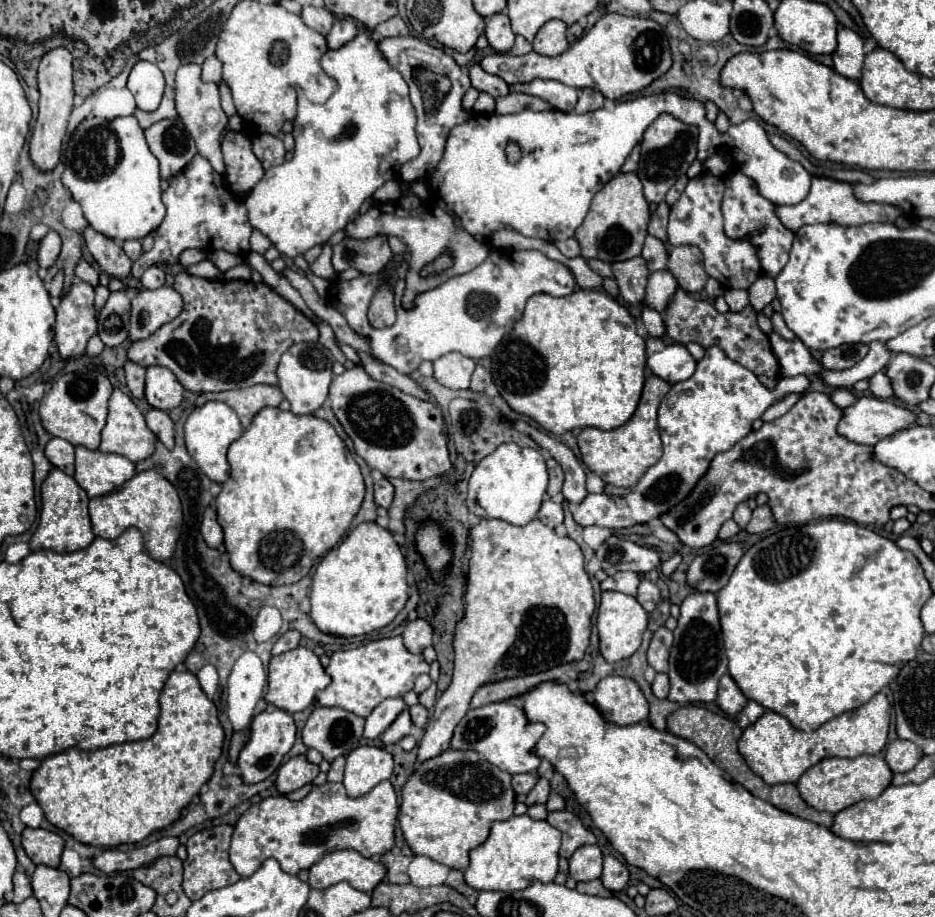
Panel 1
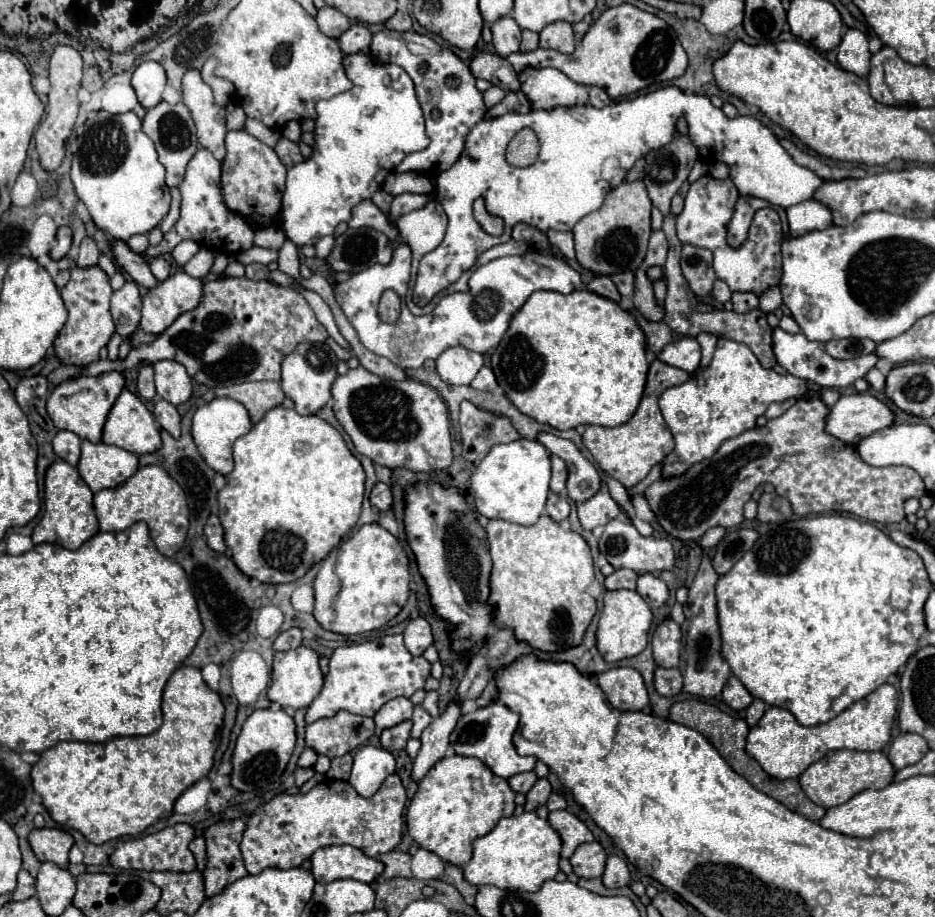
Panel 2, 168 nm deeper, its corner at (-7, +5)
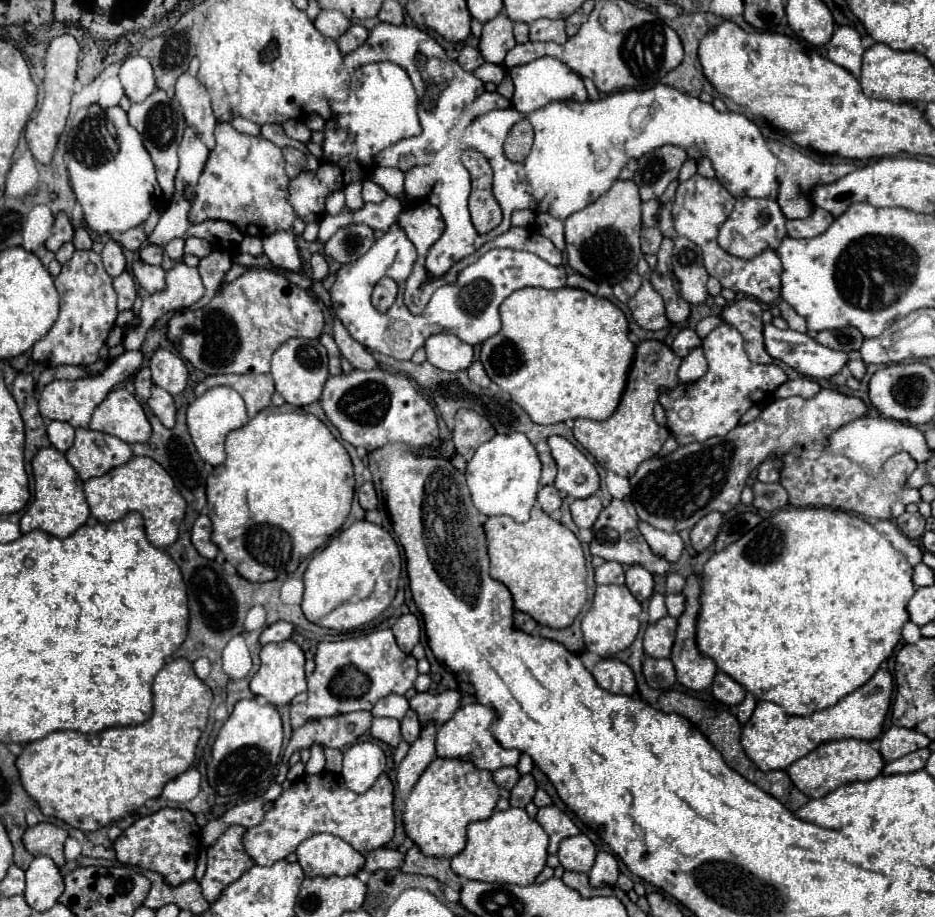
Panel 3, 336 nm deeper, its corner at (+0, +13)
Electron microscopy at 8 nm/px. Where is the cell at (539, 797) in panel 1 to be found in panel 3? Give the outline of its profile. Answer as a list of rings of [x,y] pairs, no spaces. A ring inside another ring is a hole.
[[[521,775],[519,783],[511,789],[511,797],[509,797],[509,803],[511,807],[525,807],[533,795],[535,795],[535,781],[531,775]]]

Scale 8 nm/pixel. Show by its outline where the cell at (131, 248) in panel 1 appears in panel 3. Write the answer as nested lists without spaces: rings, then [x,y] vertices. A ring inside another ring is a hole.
[[[133,227],[133,229],[119,235],[119,243],[129,251],[137,251],[147,243],[147,235],[145,235],[143,227]]]

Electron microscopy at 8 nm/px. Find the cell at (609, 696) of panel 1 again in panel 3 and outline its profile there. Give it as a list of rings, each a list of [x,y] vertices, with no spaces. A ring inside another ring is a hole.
[[[601,659],[595,667],[593,667],[593,677],[595,681],[611,691],[611,693],[623,693],[623,695],[635,695],[637,687],[635,687],[635,675],[631,671],[629,665],[625,665],[619,659]]]

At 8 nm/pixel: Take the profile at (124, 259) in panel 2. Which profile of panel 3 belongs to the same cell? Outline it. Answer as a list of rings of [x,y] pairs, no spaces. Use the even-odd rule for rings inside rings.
[[[135,261],[133,275],[135,275],[137,283],[141,285],[141,289],[145,289],[147,293],[159,293],[161,289],[165,289],[163,267],[153,267],[153,265],[145,265],[143,261]]]

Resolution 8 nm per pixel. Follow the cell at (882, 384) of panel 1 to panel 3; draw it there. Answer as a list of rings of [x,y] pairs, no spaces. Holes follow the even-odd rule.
[[[853,351],[853,353],[849,353],[849,361],[847,361],[847,369],[851,371],[851,375],[853,375],[855,379],[861,379],[861,377],[865,375],[867,367],[865,367],[865,363],[861,361],[861,355],[859,355],[859,351]]]

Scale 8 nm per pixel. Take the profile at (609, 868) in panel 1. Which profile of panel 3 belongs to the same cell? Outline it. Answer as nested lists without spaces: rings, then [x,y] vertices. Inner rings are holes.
[[[601,851],[597,853],[595,865],[589,871],[589,885],[601,887],[601,885],[615,885],[619,877],[619,863],[613,855]]]

